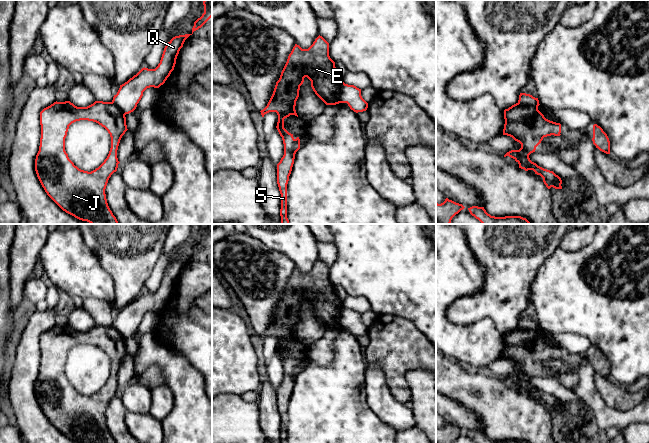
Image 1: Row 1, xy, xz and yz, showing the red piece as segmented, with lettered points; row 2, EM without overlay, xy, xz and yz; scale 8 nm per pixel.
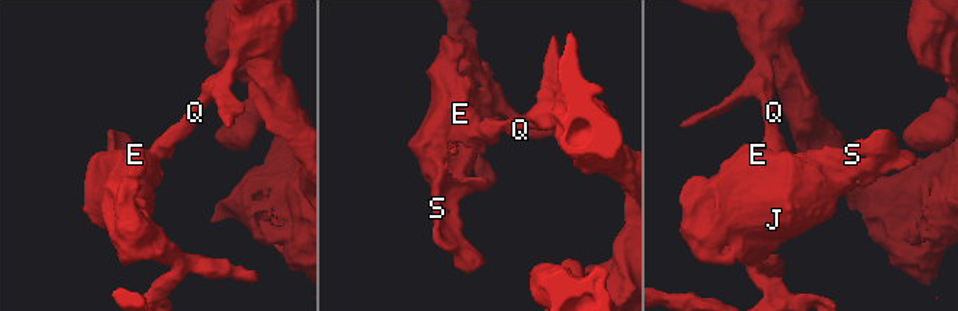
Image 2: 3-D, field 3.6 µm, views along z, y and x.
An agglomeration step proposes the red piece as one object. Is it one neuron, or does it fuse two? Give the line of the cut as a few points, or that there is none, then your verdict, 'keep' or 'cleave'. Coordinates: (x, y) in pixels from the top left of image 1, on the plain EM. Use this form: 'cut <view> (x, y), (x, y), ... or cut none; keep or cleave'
cut xz (344, 307), (340, 312), (339, 326); cleave

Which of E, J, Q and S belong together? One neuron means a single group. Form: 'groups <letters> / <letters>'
groups E J S / Q

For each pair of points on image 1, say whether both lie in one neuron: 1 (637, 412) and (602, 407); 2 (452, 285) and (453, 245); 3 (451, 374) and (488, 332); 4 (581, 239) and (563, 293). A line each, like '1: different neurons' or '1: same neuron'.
1: same neuron
2: same neuron
3: different neurons
4: different neurons

